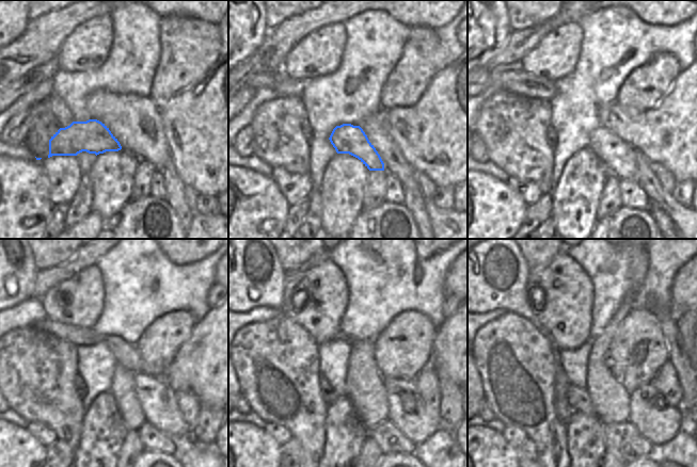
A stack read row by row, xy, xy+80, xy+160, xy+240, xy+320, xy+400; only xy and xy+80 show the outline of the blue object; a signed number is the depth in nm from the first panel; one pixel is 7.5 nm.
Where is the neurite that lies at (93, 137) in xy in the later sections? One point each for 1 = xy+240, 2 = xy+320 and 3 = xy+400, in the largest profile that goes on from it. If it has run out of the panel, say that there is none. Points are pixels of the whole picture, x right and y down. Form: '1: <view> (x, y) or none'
1: xy+240 (158, 401)
2: xy+320 (407, 411)
3: xy+400 (658, 422)

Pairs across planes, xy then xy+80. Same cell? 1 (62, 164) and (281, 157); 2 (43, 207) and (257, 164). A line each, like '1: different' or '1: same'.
1: different
2: different

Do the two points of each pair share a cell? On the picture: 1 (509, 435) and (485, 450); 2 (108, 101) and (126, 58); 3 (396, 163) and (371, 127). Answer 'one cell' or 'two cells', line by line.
1: two cells
2: two cells
3: one cell

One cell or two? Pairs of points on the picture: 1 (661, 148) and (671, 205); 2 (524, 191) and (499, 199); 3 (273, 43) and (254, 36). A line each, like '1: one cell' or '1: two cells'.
1: two cells
2: two cells
3: two cells

